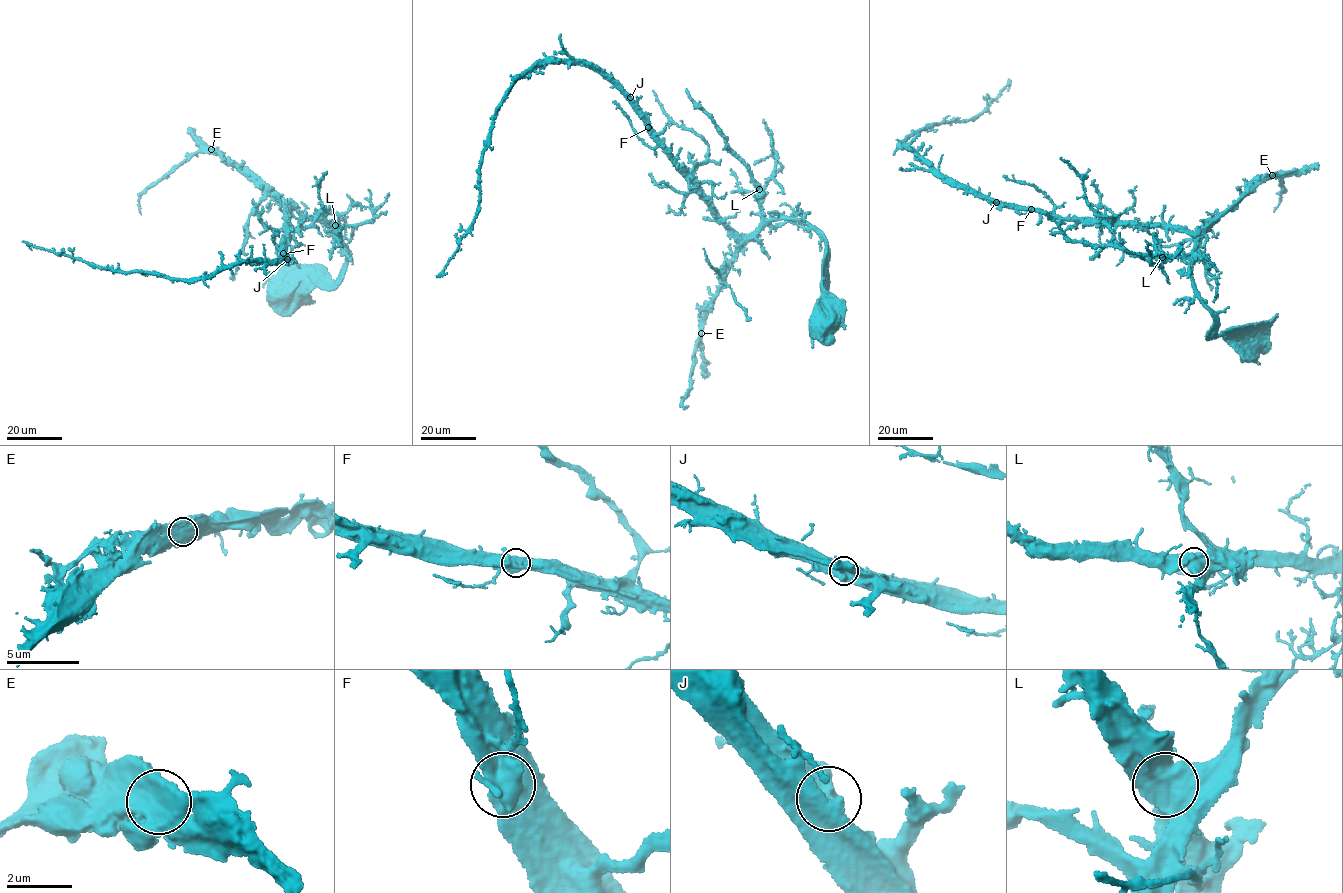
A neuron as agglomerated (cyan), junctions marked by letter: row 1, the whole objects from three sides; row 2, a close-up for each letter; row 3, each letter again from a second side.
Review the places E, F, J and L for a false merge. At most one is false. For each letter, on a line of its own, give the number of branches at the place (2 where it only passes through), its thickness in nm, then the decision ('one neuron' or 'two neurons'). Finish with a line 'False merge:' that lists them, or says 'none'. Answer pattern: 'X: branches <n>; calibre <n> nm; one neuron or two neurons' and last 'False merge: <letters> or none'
E: branches 2; calibre 750 nm; one neuron
F: branches 2; calibre 800 nm; one neuron
J: branches 2; calibre 800 nm; one neuron
L: branches 2; calibre 850 nm; two neurons
False merge: L

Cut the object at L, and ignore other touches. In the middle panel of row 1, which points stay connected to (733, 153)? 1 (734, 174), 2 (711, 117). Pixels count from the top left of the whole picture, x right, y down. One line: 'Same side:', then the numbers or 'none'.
Same side: 2

